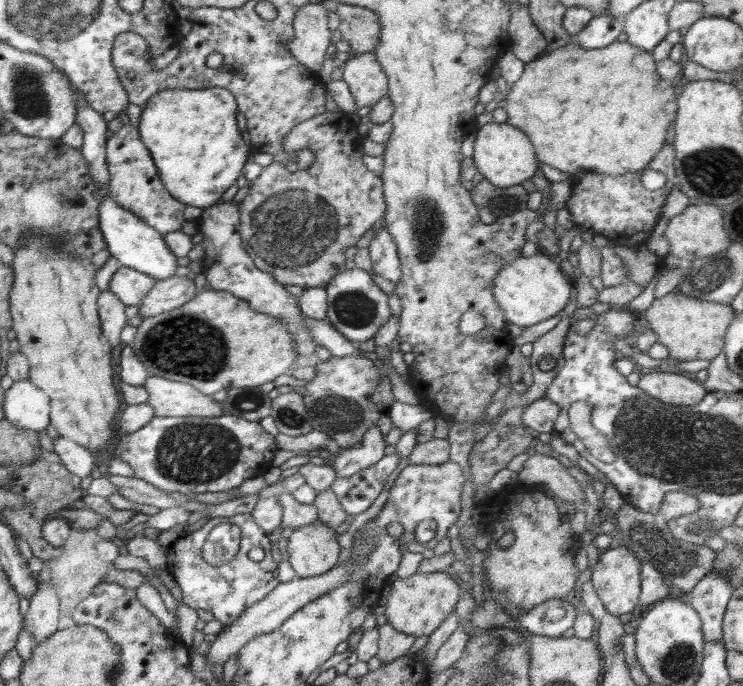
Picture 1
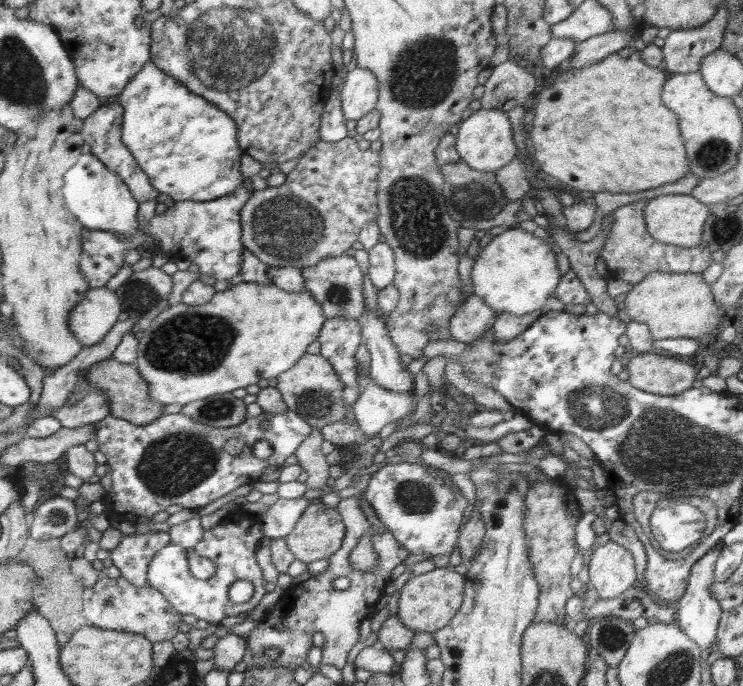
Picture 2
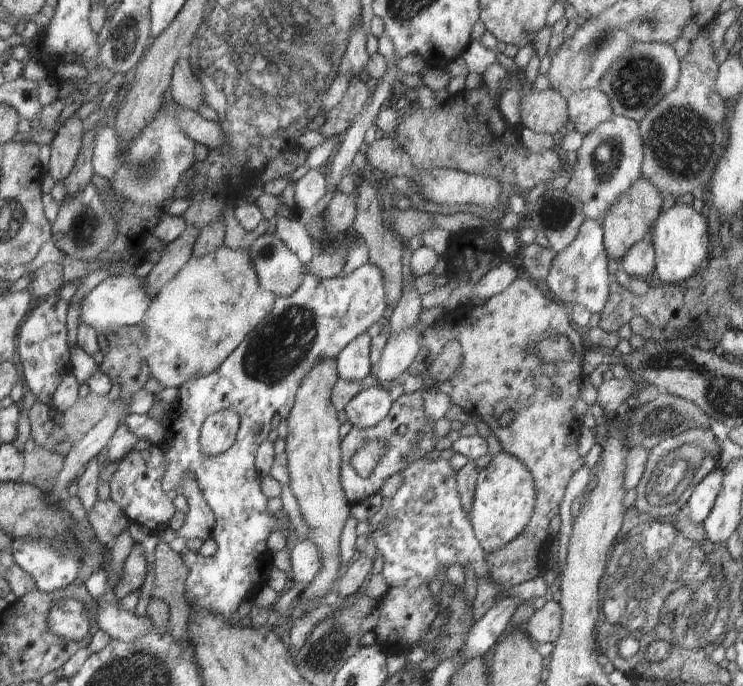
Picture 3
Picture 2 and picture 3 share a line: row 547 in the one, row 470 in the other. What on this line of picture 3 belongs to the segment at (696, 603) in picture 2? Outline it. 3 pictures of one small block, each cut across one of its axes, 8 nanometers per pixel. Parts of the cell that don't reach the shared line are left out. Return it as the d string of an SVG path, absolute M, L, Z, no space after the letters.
M718 466L706 479L700 482L691 498L686 503L685 512L695 524L703 525L715 506L721 490L724 470Z

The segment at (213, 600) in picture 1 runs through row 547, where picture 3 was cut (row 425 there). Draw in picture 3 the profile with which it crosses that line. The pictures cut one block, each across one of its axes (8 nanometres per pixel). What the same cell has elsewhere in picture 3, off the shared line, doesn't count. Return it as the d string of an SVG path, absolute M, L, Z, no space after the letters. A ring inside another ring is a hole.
M370 262L342 278L320 279L306 272L299 288L290 297L276 297L266 317L254 326L246 339L215 372L189 379L182 384L177 401L179 406L170 413L172 423L166 428L166 438L160 445L164 454L161 484L162 489L167 492L171 486L180 483L181 473L185 469L191 469L197 475L202 495L215 515L211 538L218 545L216 554L207 558L193 551L181 554L183 564L187 567L185 597L198 611L203 609L213 613L228 625L240 604L246 600L252 601L267 585L269 575L275 568L272 553L267 548L270 532L275 529L282 530L288 544L291 545L292 542L288 539L289 518L284 510L281 509L274 515L268 513L268 500L261 492L262 474L255 466L256 452L270 434L274 414L279 413L282 418L290 415L298 388L312 368L322 360L336 359L352 340L367 333L368 328L382 317L387 305L382 274ZM223 409L233 409L238 414L240 425L235 442L223 454L205 454L200 447L202 426L206 418ZM255 425L260 426L258 432L254 430Z

